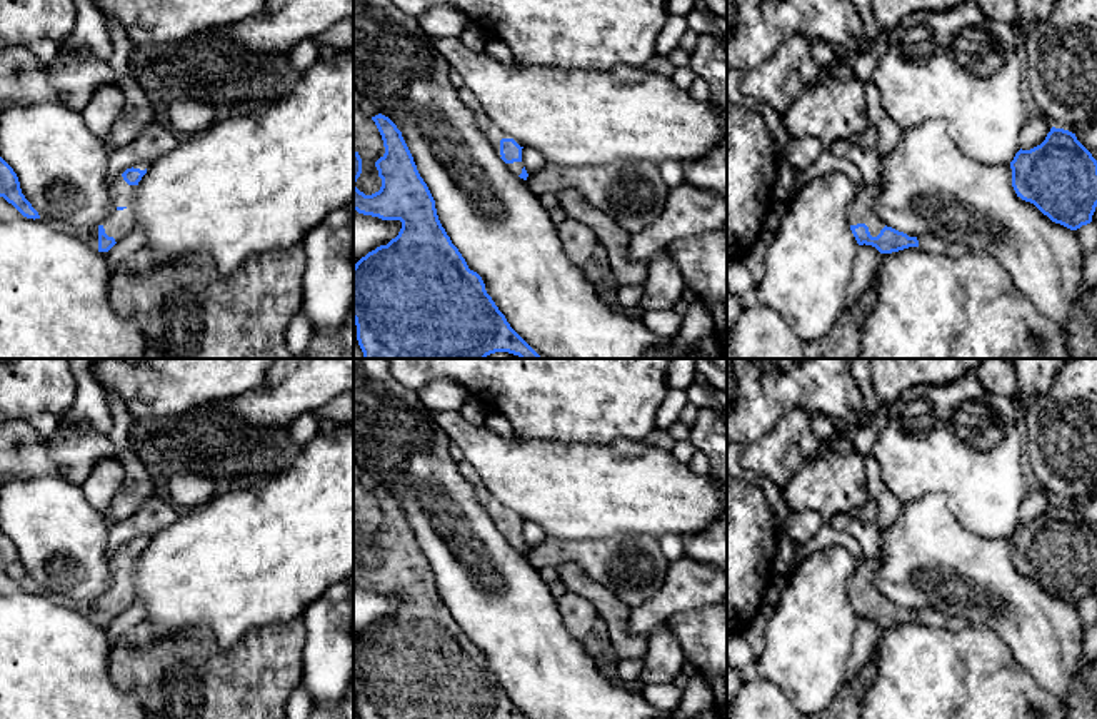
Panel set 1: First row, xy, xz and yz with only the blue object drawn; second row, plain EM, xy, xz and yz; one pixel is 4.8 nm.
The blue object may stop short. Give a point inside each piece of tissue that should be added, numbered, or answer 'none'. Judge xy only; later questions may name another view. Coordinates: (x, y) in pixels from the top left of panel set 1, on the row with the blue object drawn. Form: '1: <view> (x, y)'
1: xy (119, 224)

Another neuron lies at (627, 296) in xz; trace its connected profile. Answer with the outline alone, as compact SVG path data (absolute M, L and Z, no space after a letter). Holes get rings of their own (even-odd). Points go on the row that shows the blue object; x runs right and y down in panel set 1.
M617 285L617 309L639 307L644 297L644 285Z

